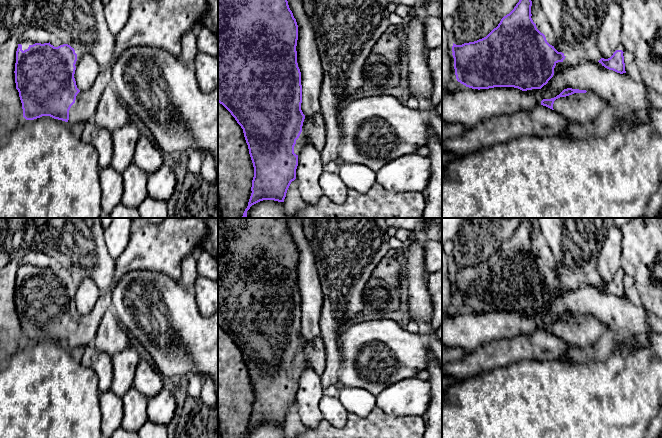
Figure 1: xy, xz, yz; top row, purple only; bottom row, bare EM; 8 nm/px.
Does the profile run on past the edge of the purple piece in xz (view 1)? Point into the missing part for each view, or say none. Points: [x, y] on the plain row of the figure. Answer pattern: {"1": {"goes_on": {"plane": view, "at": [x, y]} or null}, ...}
{"1": {"goes_on": {"plane": "xz", "at": [313, 356]}}}

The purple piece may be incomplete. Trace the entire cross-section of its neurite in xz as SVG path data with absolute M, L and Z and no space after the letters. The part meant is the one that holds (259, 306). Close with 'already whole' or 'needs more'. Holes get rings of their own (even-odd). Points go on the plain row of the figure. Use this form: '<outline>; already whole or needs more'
M218 218L218 326L222 328L235 342L243 353L244 361L248 369L249 378L254 391L251 420L248 430L243 438L247 438L250 431L263 424L284 426L287 414L292 405L296 403L298 390L298 378L306 368L312 368L319 376L326 369L326 349L320 336L312 341L306 341L301 334L302 309L301 296L297 287L298 249L289 232L288 218Z; needs more

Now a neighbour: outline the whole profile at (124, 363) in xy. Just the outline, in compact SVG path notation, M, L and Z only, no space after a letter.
M132 344L112 356L113 380L110 390L114 394L122 398L133 386L139 360L139 352Z

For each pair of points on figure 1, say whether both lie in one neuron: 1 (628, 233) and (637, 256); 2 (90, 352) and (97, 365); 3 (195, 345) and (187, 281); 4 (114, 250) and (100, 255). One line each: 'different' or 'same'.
1: same
2: same
3: different
4: different

